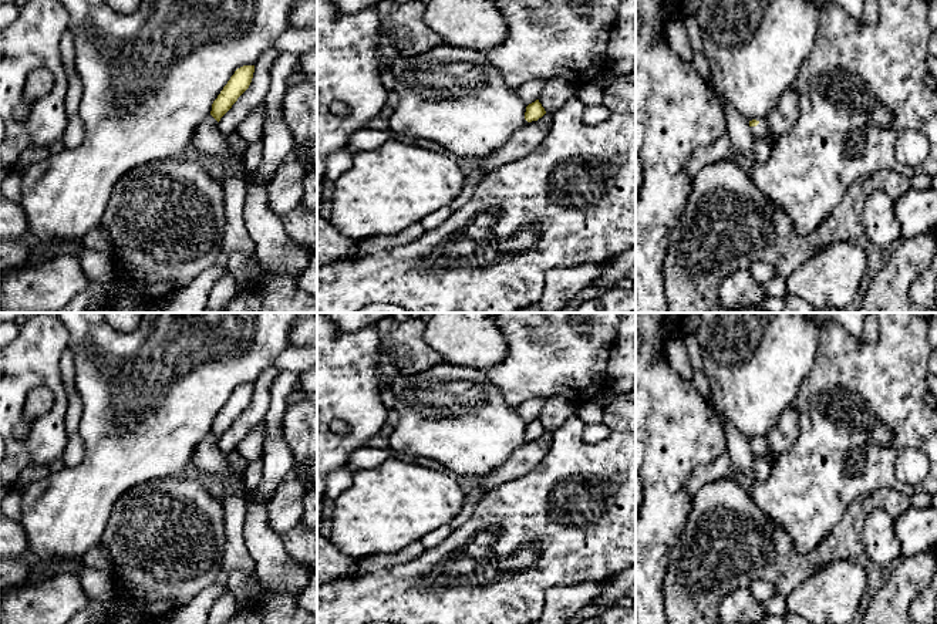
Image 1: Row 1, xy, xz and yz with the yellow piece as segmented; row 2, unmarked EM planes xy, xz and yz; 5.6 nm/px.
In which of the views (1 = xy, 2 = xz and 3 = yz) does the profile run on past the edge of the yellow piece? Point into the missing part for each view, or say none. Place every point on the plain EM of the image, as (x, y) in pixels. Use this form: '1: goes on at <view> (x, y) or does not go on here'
1: does not go on here
2: does not go on here
3: goes on at yz (762, 448)

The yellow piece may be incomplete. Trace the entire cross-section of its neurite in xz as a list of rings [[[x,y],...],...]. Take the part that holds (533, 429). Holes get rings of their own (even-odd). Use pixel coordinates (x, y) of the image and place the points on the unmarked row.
[[[536,418],[535,421],[529,422],[526,425],[526,431],[525,431],[525,438],[528,441],[532,439],[537,439],[539,436],[542,436],[546,432],[545,426],[542,425],[542,422],[539,421],[539,418]]]

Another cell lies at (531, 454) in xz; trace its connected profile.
[[[545,432],[537,439],[526,441],[495,470],[476,479],[468,479],[464,485],[465,500],[456,519],[465,523],[472,516],[478,500],[491,489],[533,470],[546,458],[552,439],[553,435]]]

